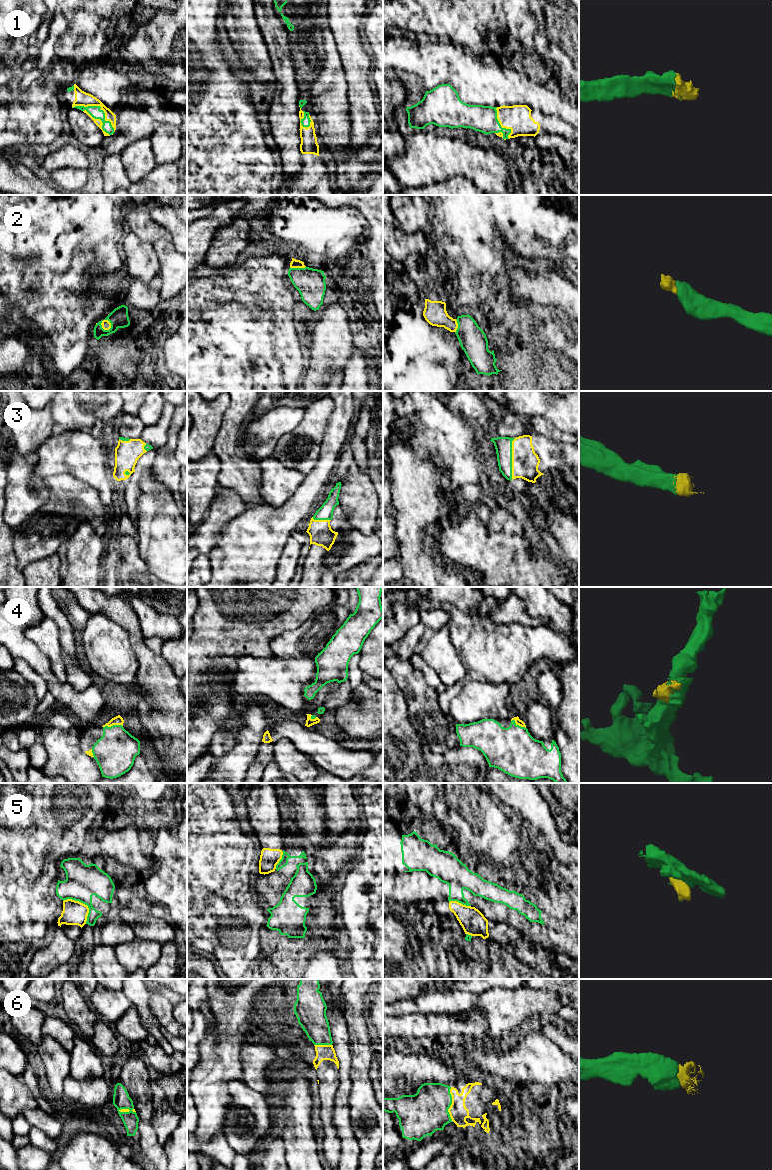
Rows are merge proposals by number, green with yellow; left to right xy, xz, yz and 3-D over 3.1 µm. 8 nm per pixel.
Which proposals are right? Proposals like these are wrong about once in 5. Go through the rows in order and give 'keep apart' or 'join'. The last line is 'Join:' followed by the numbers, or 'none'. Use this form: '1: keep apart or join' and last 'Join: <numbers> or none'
1: join
2: join
3: join
4: join
5: keep apart
6: join
Join: 1, 2, 3, 4, 6

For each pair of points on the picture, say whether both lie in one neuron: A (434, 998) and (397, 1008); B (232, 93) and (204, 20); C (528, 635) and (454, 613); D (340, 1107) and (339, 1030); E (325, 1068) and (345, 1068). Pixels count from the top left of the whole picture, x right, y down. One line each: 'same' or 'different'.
A: same
B: same
C: same
D: same
E: different

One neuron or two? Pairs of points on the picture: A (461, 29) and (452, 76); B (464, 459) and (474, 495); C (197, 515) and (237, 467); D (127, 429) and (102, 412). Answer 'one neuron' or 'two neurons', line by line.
A: two neurons
B: two neurons
C: two neurons
D: two neurons

